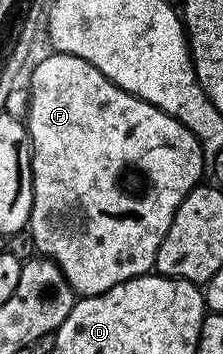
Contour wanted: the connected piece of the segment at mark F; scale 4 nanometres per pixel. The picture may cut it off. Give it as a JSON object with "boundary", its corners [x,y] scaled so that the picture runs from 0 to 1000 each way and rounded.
{"boundary":[[[215,150],[215,164],[193,164],[139,198],[139,280],[121,288],[112,353],[121,381],[139,387],[139,506],[148,508],[148,588],[130,647],[157,681],[161,709],[197,729],[224,729],[269,757],[291,791],[336,822],[341,833],[413,842],[439,831],[489,825],[534,797],[583,785],[623,785],[691,754],[704,701],[758,655],[776,610],[830,554],[897,523],[906,492],[919,492],[919,427],[897,407],[794,336],[758,328],[722,305],[632,282],[605,266],[547,254],[507,237],[408,175],[363,169],[363,158]]]}

